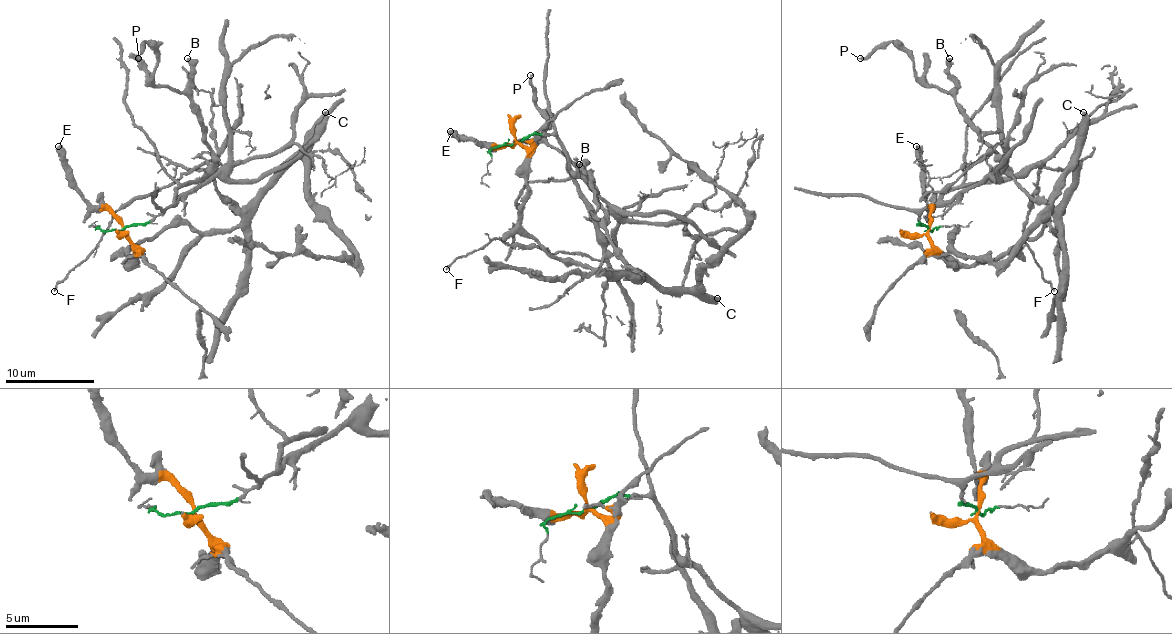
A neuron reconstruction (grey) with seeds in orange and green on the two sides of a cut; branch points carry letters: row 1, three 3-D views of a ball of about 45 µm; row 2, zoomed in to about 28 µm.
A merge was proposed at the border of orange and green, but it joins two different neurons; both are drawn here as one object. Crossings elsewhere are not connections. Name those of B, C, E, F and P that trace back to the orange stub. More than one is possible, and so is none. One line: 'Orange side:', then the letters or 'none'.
Orange side: B, C, E, P

